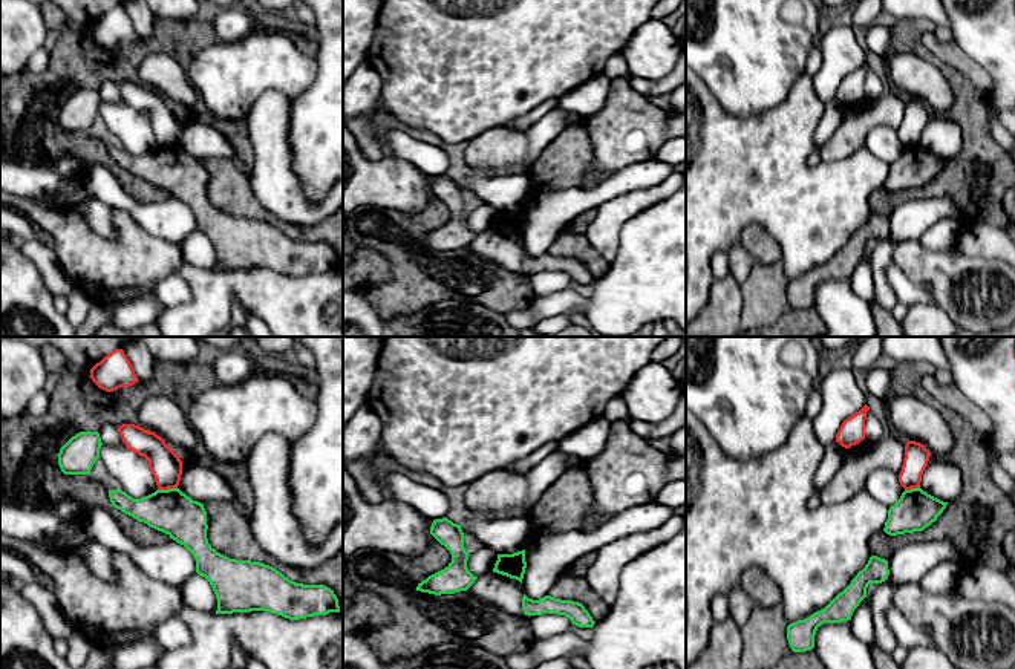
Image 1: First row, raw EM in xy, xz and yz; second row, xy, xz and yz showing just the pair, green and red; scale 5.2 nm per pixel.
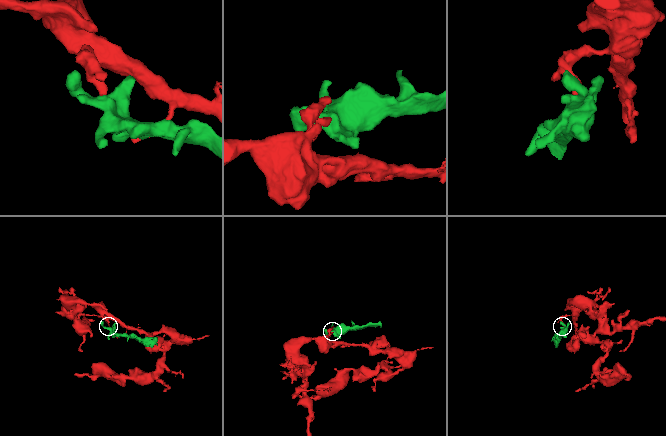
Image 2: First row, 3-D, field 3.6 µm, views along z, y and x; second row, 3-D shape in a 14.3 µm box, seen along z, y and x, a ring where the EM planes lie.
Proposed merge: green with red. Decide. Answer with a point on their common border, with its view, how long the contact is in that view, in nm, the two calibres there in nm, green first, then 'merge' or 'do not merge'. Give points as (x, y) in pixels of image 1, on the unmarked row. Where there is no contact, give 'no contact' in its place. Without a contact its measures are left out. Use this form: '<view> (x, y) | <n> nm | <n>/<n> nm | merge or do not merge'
xy (167, 147) | 110 nm | 240/160 nm | do not merge

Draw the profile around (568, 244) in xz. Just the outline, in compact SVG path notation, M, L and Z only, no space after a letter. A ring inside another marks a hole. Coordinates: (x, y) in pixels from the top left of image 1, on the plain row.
M570 225L562 228L548 253L582 260L594 279L600 279L609 269L609 262L591 246L586 236L573 233Z

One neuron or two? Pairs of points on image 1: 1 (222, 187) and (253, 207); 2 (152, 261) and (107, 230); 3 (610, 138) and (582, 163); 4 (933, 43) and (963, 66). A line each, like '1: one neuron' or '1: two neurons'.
1: one neuron
2: two neurons
3: two neurons
4: one neuron

